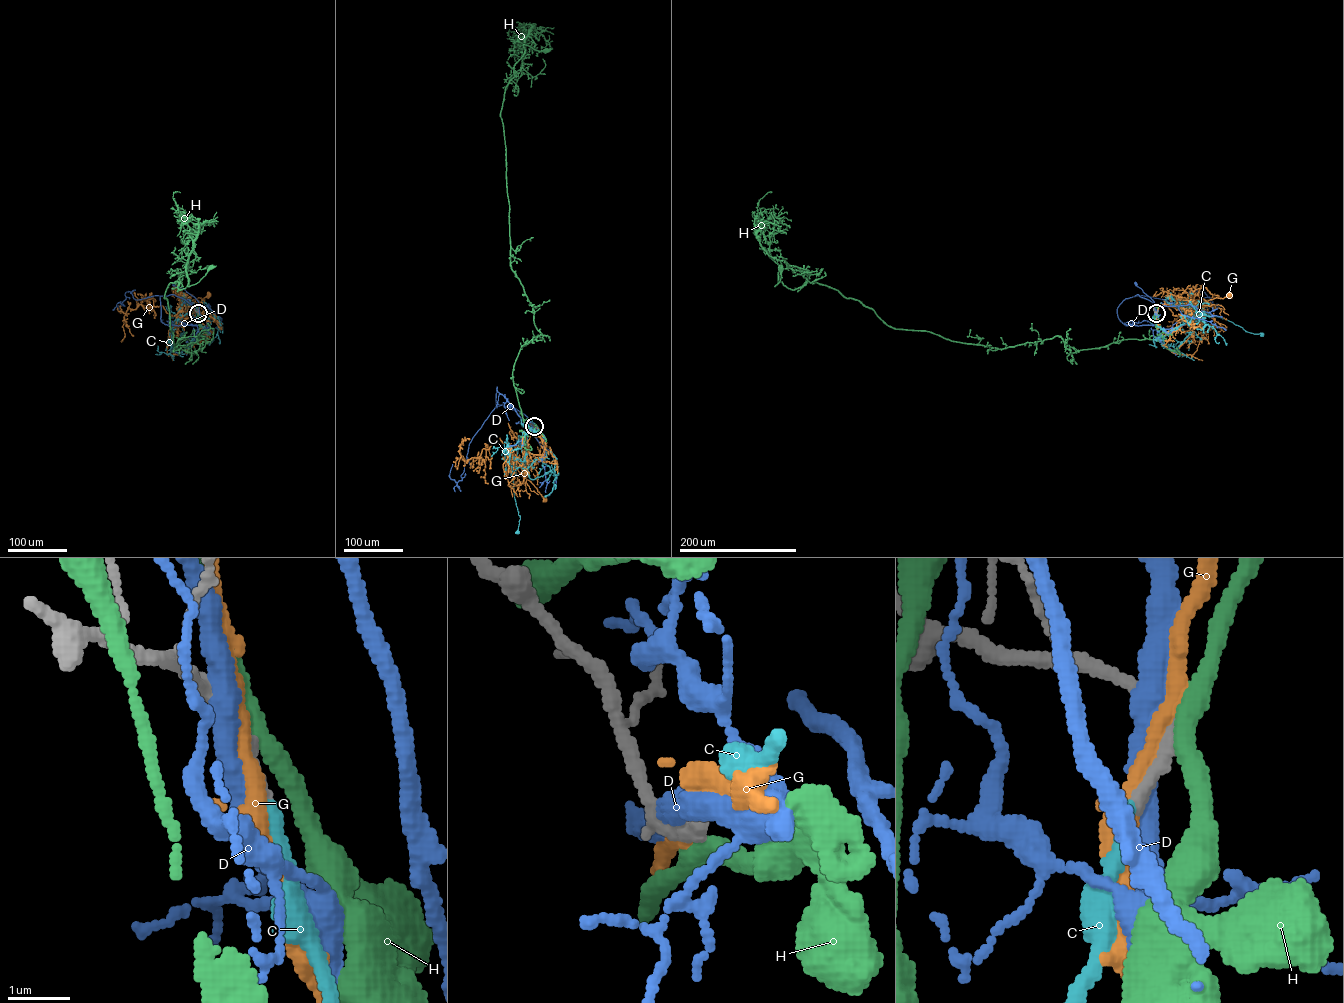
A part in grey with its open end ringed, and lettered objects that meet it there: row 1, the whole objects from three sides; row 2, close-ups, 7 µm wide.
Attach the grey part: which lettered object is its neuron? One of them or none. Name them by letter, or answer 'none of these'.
C

